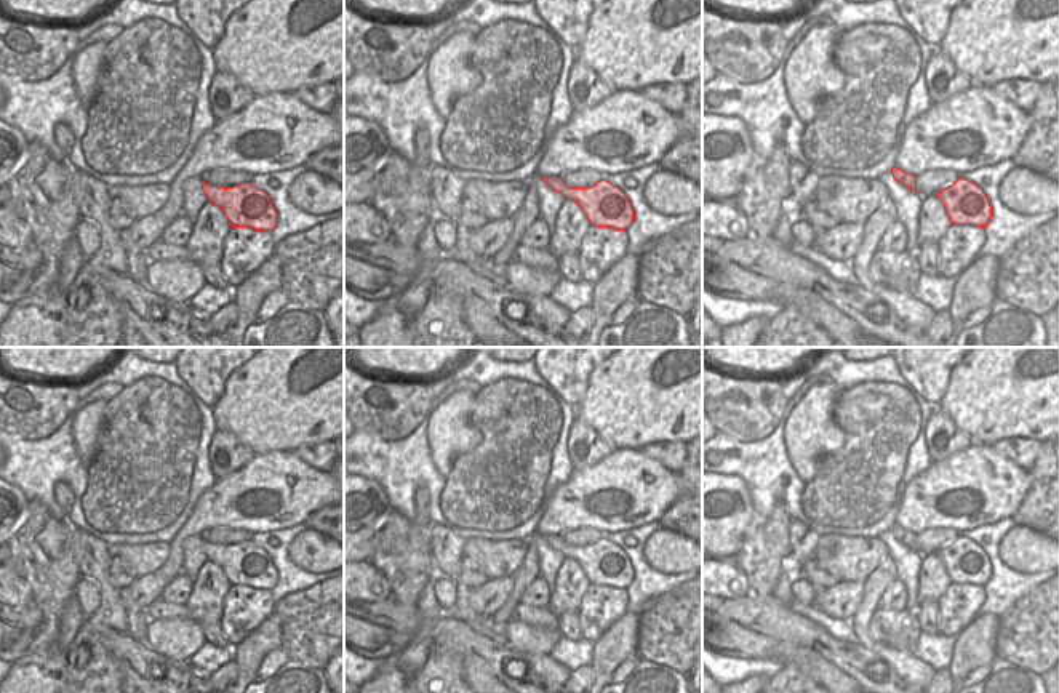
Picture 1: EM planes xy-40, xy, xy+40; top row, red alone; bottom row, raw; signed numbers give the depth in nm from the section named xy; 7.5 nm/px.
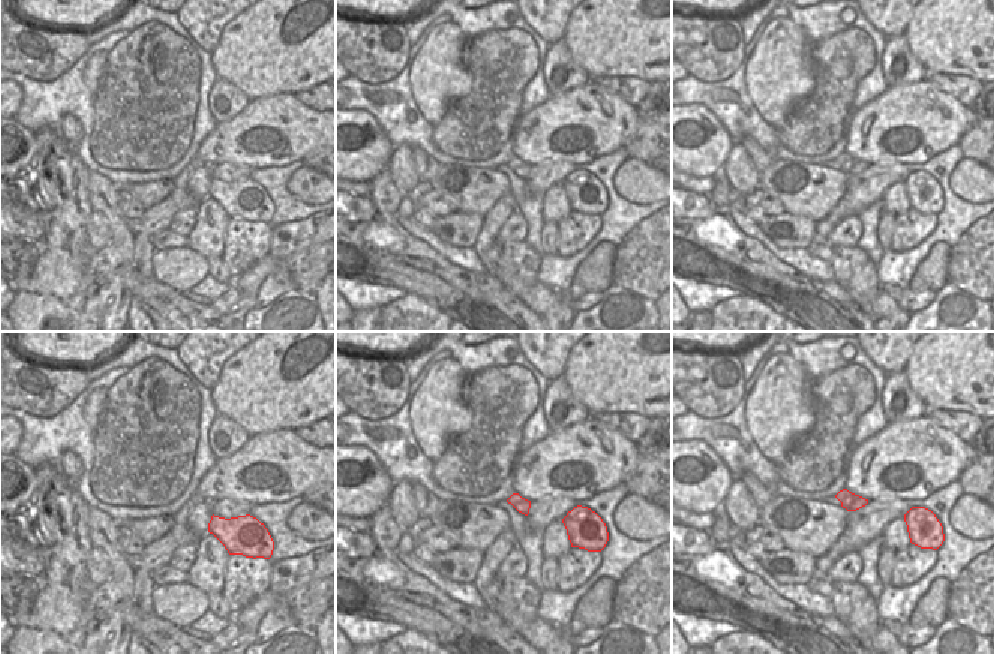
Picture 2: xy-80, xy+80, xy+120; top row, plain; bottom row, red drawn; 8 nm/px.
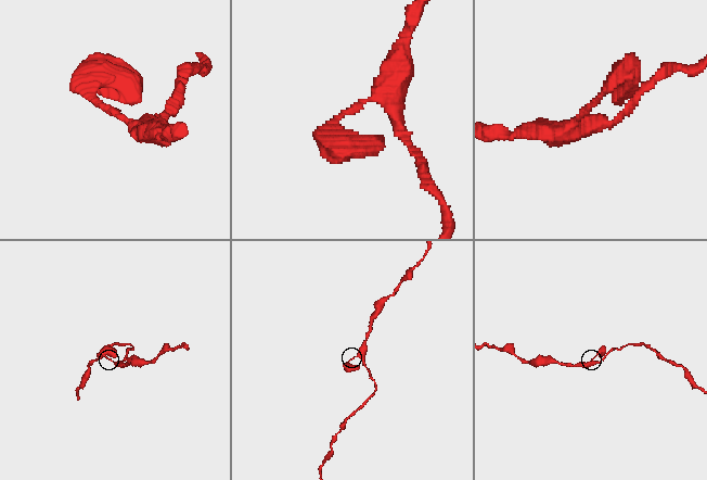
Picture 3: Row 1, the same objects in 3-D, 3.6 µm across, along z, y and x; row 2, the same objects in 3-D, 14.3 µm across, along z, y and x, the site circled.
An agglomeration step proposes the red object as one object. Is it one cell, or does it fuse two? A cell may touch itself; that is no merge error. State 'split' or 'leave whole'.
leave whole

